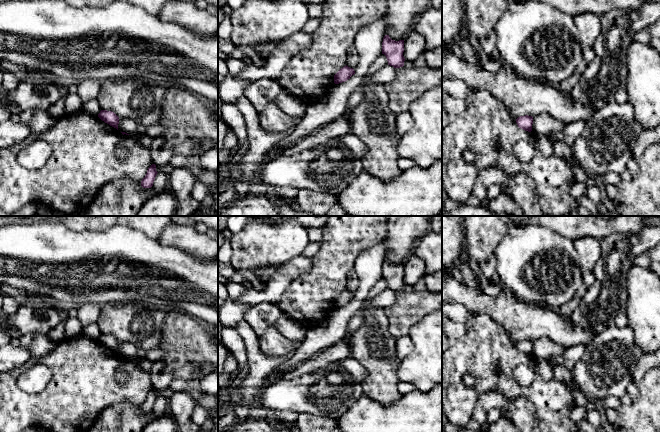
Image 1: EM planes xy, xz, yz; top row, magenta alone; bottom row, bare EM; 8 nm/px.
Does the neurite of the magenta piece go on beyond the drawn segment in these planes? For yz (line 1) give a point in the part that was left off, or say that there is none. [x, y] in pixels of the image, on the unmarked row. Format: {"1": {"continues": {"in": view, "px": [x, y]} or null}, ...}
{"1": {"continues": null}}

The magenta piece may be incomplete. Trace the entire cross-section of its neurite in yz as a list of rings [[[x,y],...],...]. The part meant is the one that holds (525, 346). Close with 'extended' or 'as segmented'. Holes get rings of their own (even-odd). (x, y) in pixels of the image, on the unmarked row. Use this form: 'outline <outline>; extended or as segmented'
outline [[[520,340],[516,343],[516,347],[519,352],[531,356],[532,355],[532,348],[533,348],[533,341],[532,340]]]; as segmented

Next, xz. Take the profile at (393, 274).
outline [[[385,259],[382,266],[382,278],[387,282],[388,289],[394,292],[400,292],[404,290],[405,282],[404,276],[404,264],[395,265],[392,264],[389,259]]]; as segmented

